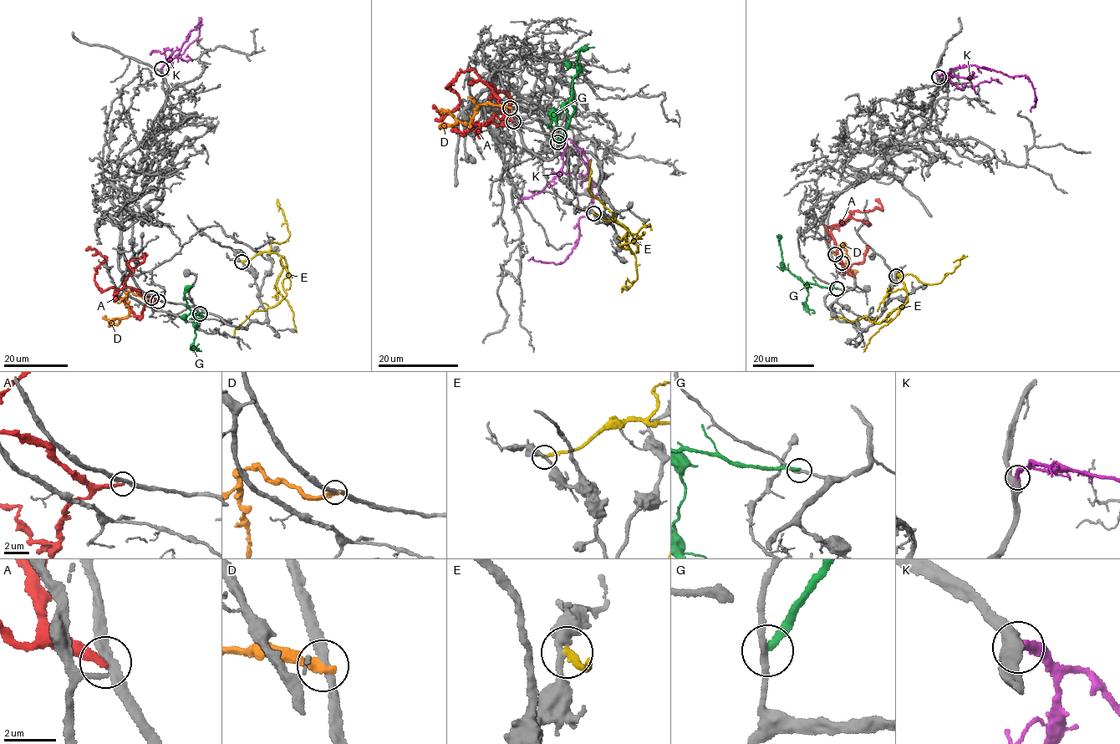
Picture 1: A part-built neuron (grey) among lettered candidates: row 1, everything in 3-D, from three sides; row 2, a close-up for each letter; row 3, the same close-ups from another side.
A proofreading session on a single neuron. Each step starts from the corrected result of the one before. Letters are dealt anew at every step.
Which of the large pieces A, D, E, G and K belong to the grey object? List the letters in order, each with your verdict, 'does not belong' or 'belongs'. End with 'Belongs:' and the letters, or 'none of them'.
A: does not belong
D: does not belong
E: does not belong
G: does not belong
K: belongs
Belongs: K

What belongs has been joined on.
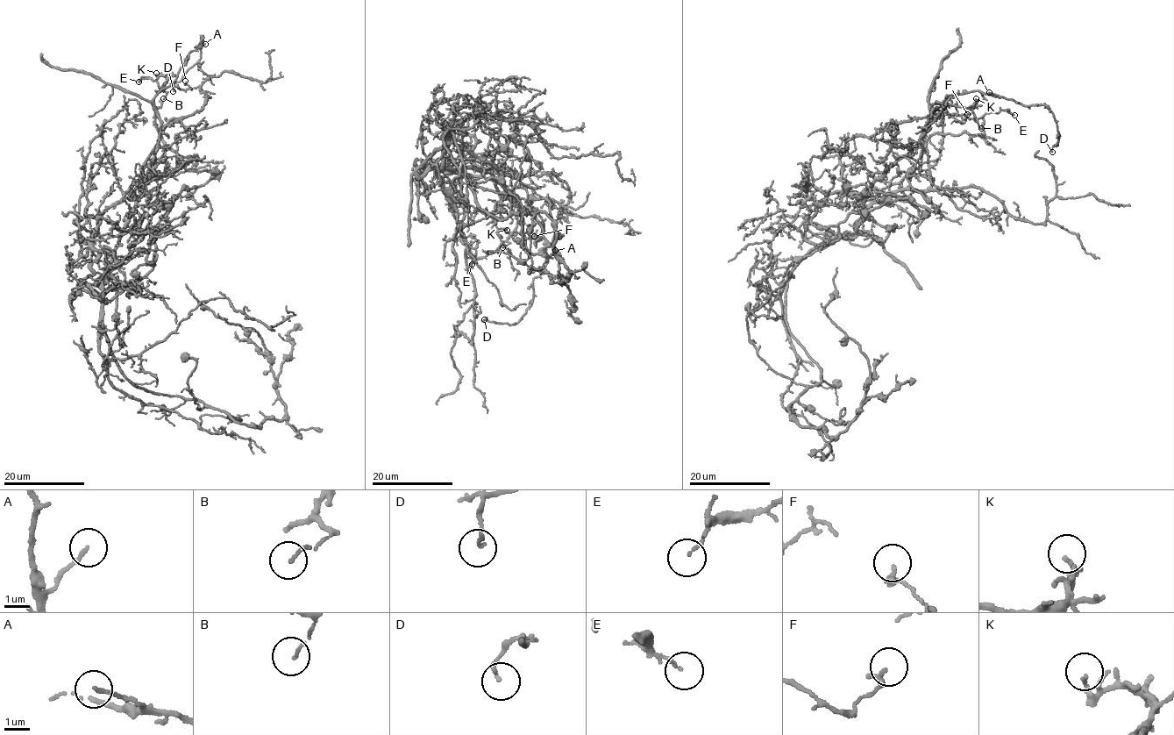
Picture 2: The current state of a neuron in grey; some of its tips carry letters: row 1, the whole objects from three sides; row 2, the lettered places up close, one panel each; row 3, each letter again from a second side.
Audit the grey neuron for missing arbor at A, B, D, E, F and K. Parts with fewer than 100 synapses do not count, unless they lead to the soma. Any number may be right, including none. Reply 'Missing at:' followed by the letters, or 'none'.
Missing at: none

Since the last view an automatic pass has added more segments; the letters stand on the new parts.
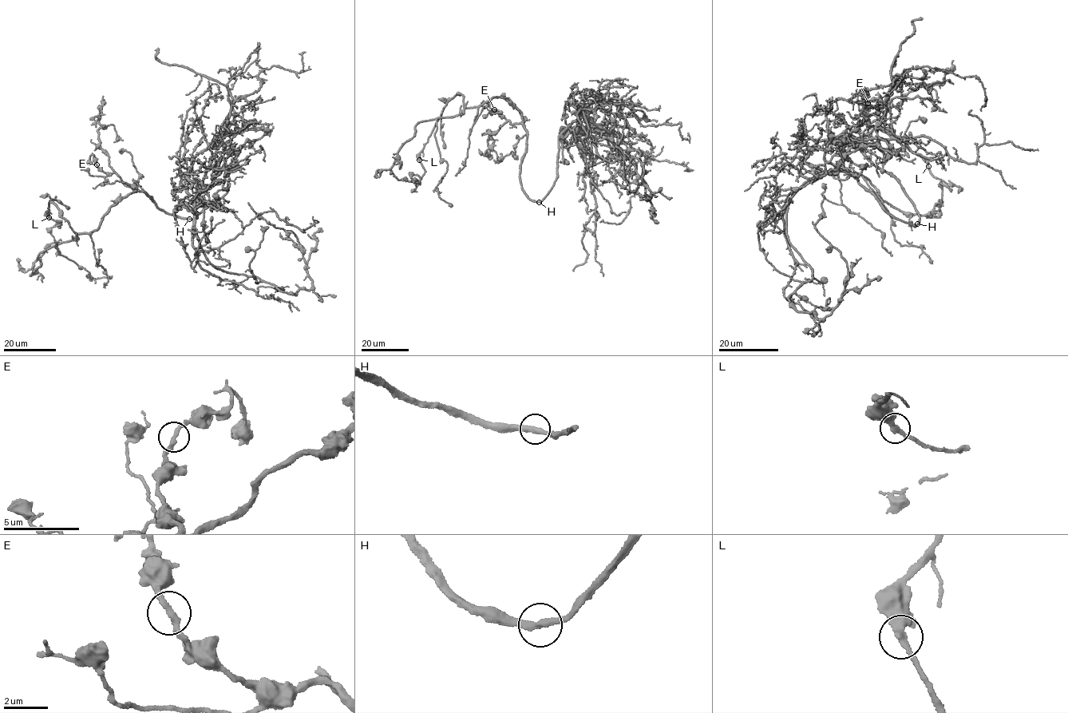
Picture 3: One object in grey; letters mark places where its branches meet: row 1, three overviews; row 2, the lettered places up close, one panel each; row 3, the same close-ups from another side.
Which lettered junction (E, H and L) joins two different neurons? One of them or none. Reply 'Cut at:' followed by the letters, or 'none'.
Cut at: none

